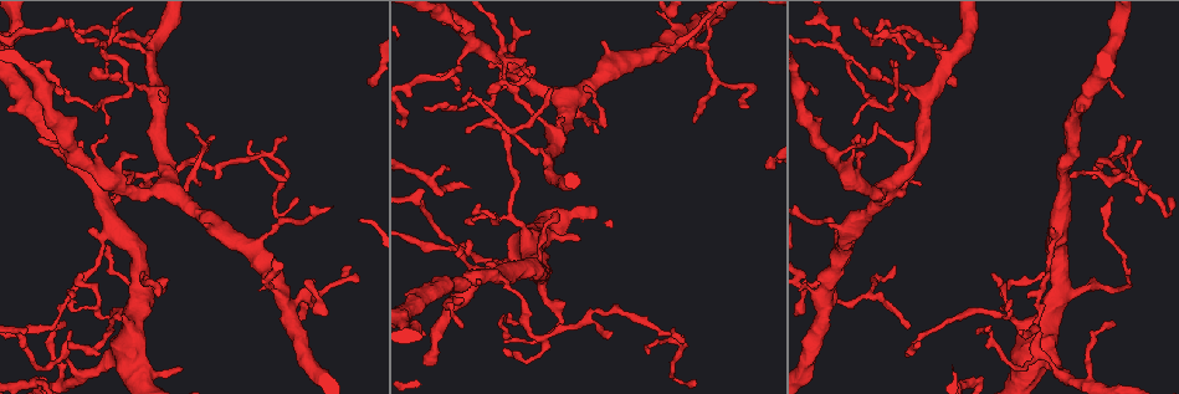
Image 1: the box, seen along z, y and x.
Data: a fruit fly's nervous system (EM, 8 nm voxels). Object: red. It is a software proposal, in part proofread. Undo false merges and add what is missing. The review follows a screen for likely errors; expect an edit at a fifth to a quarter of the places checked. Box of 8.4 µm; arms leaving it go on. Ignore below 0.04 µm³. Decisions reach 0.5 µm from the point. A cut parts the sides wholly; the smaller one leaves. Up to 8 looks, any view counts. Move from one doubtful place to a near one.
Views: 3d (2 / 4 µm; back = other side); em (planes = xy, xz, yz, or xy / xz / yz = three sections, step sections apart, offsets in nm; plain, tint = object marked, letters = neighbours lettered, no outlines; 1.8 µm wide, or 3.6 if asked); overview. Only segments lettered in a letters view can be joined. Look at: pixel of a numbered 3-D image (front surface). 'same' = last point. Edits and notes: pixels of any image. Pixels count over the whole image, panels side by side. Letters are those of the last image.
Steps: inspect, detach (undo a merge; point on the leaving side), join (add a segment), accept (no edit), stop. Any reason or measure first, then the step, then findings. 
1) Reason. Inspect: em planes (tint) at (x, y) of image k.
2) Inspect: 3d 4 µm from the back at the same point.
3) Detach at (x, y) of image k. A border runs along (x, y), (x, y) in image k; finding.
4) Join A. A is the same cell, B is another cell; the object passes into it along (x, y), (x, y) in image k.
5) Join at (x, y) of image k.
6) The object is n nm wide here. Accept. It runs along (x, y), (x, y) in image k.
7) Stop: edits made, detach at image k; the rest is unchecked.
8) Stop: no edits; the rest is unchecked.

Sharp bend. Inspect: em 3.6 µm planes (letters) at (107, 55) of image 1.

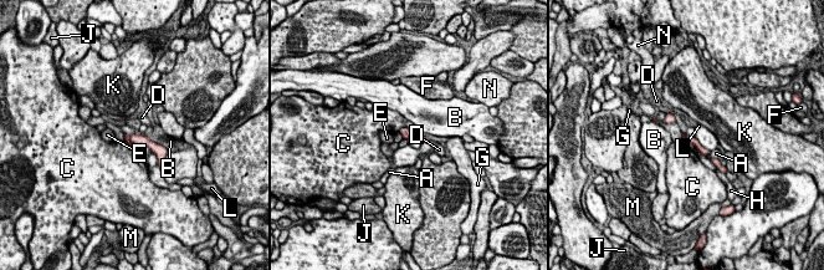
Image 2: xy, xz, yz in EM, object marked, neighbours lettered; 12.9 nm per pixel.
The longest contact is with L, 300 nm. Detach at (682, 136) of image 2. A, B, C, D, E, F, G, H, J, K, L, M and N are other cells; a border runs along (686, 134), (689, 143) in image 2; two neurons meet here.

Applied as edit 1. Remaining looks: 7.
Tapers out. Inspect: 3d 2 µm at (424, 108) of image 1.

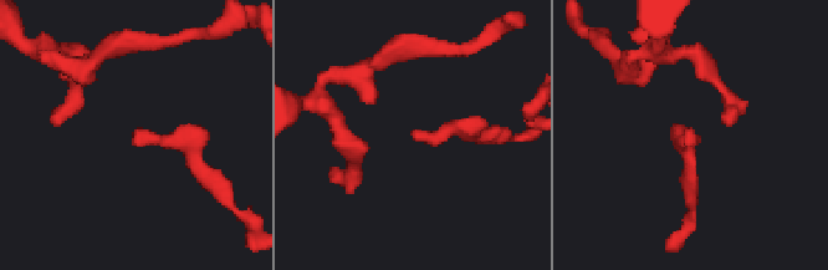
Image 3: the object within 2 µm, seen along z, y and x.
Need the tissue. Inspect: em xy step 16 (tint) at (139, 131) of image 3.

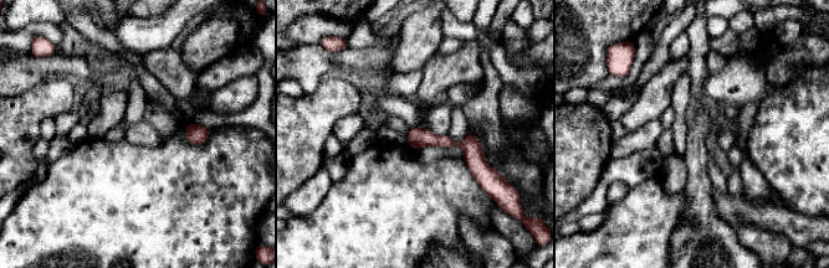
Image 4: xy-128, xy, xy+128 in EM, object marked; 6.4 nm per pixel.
Another direction. Inspect: em planes (letters) at the same point.

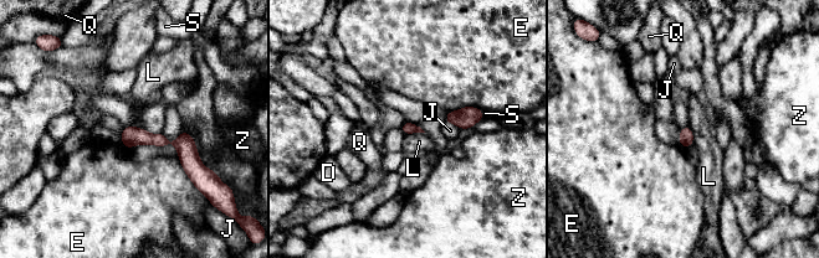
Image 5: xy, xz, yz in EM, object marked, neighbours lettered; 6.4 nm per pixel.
Accept. D, E, J, L, Q, S and Z are other cells; none of them fits.

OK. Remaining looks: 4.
Abrupt turn. Inspect: 3d 2 µm from the back at (144, 175) of image 1.

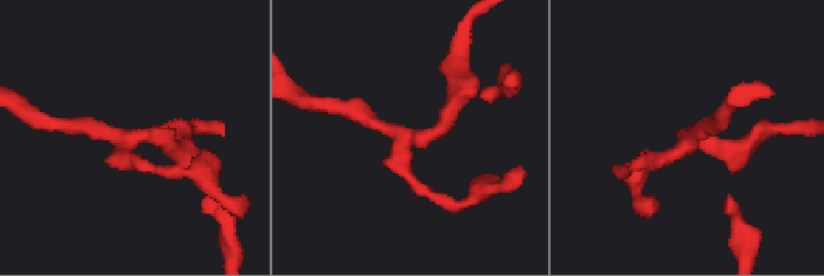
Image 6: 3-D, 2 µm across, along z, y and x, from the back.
Inspect: em planes (tint) at (411, 135) of image 6.

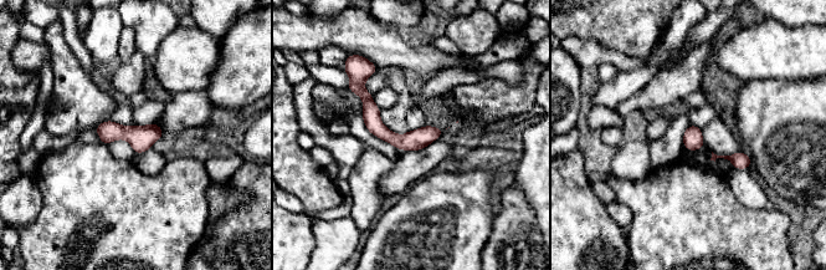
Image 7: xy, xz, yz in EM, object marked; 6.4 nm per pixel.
What lies round it. Inspect: em planes (letters) at the same point.

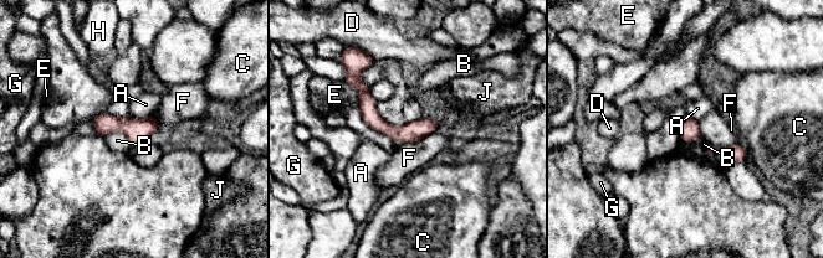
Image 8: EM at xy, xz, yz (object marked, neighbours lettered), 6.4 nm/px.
Accept. A, B, C, D, E, F, G, H and J are other cells; a border runs along (376, 103), (384, 120), (404, 123) in image 8; all the same neuron.

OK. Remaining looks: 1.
Stop: edits made, detach at image 2; the rest is unchecked.

